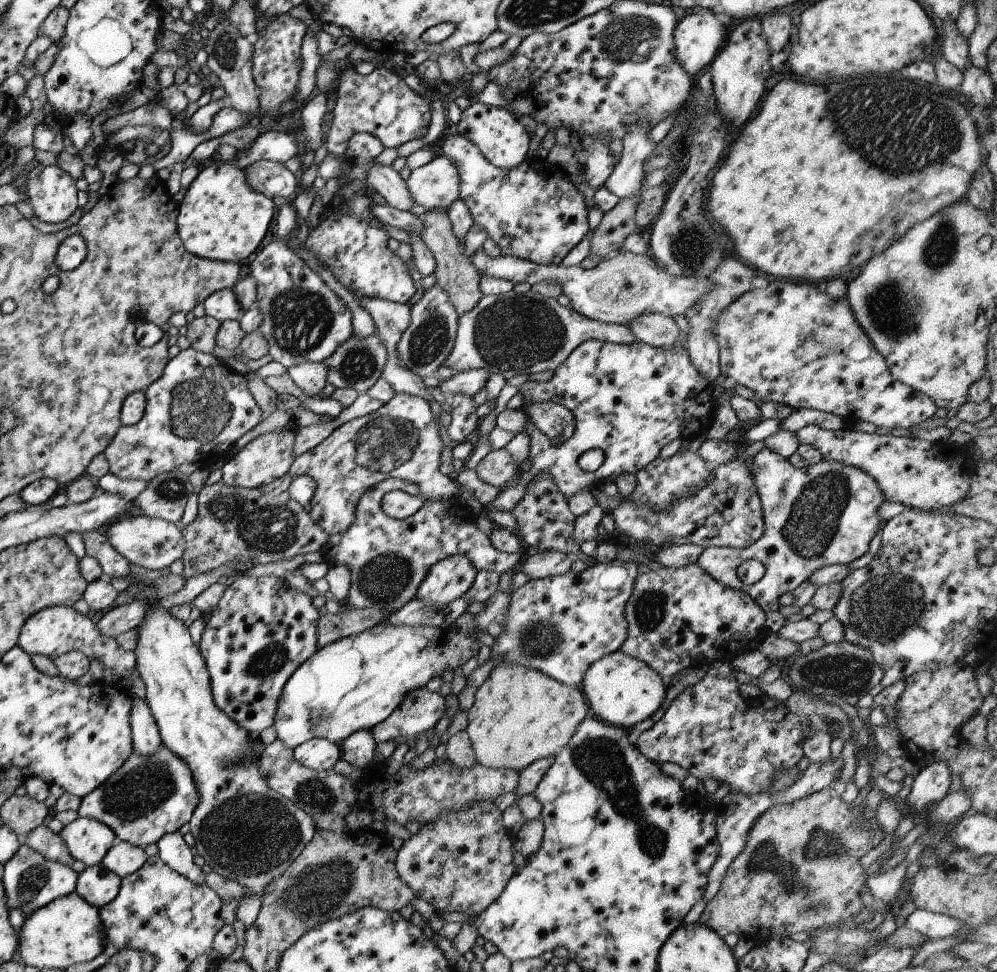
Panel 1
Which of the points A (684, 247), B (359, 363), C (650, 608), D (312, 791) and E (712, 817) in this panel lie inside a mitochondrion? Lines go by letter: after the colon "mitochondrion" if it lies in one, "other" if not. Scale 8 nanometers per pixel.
A: mitochondrion
B: mitochondrion
C: mitochondrion
D: mitochondrion
E: other

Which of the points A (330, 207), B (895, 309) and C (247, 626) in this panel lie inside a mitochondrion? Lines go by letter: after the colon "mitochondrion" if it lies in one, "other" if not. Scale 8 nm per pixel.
A: other
B: mitochondrion
C: other

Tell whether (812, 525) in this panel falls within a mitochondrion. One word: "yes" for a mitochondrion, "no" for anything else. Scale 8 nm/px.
yes

